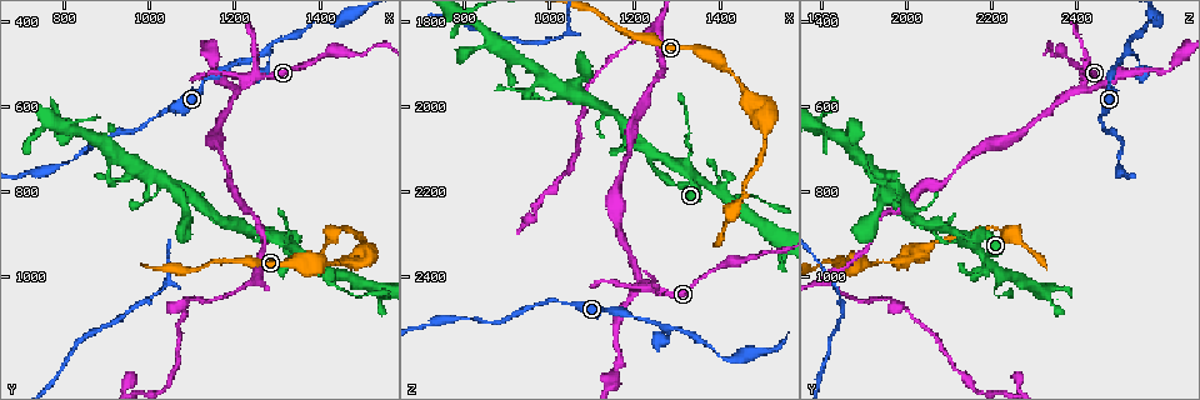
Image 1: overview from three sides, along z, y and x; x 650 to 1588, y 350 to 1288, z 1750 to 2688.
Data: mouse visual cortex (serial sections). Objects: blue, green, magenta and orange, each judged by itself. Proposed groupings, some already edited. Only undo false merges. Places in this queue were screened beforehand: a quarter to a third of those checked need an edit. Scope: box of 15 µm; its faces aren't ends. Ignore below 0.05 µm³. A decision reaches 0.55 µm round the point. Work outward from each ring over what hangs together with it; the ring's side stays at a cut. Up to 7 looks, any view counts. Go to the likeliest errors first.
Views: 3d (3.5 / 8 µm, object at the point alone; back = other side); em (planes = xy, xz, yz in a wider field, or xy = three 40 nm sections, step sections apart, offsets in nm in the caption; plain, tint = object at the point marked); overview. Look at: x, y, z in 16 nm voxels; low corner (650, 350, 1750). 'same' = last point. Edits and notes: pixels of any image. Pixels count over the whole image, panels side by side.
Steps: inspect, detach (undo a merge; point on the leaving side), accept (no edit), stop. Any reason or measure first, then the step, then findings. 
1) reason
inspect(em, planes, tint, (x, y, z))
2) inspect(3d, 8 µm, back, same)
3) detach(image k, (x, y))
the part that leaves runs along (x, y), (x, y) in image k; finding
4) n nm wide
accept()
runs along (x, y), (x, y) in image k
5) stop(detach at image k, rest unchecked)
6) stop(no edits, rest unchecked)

inspect(3d, 8 µm, (1215, 550, 2410))

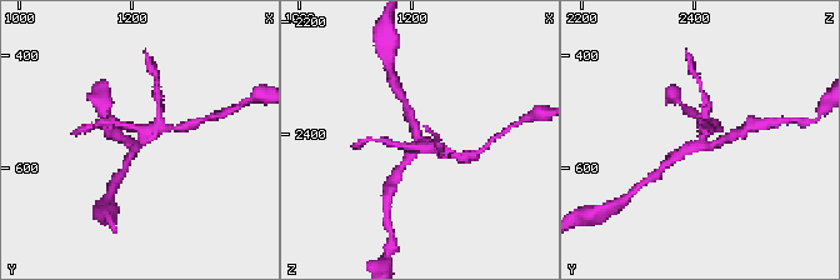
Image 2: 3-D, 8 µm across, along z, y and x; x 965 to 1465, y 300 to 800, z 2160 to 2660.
inspect(em, planes, tint, (1215, 550, 2415))

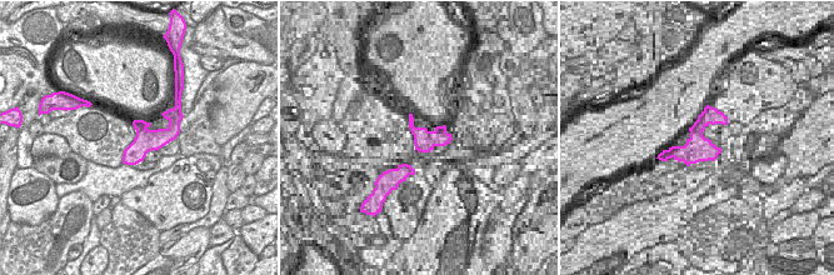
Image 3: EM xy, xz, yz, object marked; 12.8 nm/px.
detach(image 2, (686, 150))
the part that leaves runs along (160, 129), (153, 129), (138, 144), (130, 156) in image 2; a second cell is stuck on

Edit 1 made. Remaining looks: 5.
inspect(overview)

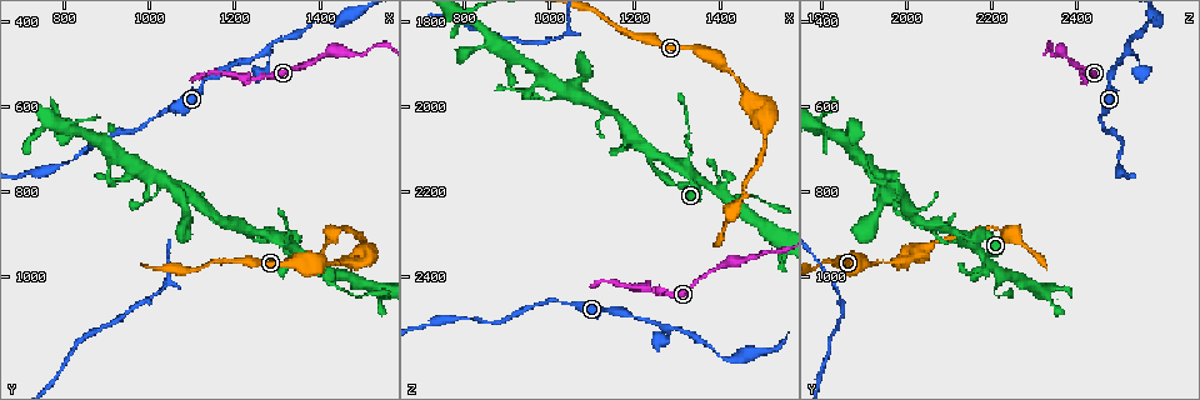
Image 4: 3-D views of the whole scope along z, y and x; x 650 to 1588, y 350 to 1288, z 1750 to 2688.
narrows sharply
inspect(3d, 8 µm, (1475, 970, 1975))

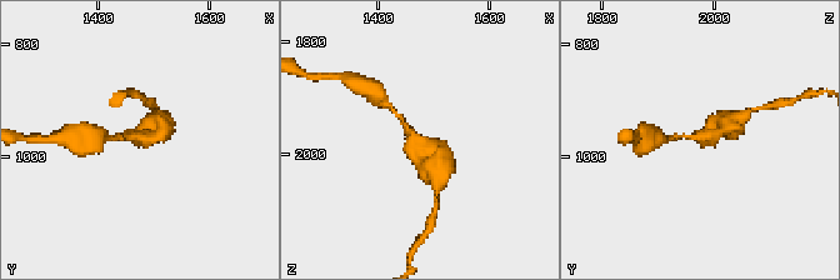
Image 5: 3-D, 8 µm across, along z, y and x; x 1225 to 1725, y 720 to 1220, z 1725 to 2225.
inspect(em, xy, step 1, tint, (1470, 965, 1985))

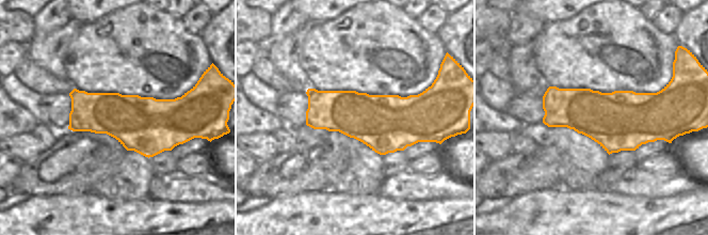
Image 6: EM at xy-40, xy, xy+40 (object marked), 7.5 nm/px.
accept()
runs along (396, 115), (443, 159) in image 5; continuous, no second cell

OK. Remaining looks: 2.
a narrow waist
inspect(3d, 3.5 µm, (1505, 920, 2090))

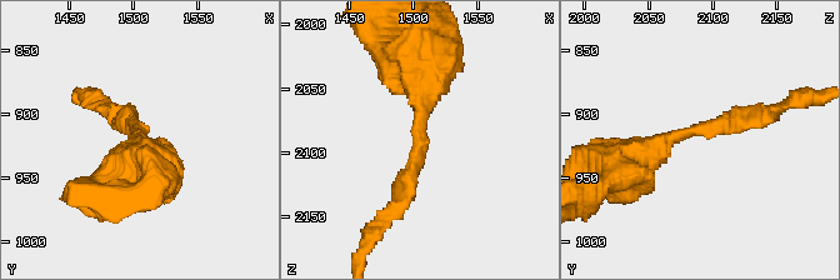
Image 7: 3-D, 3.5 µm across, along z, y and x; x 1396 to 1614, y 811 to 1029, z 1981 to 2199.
accept()
runs along (618, 164), (640, 160), (681, 134), (765, 115) in image 7; all the same cell

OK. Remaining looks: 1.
stop(detach at image 2, rest unchecked)

